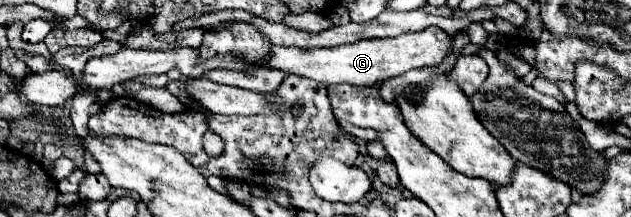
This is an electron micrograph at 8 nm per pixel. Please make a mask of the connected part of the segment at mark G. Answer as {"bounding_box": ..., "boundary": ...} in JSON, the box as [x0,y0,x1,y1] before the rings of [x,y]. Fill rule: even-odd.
{"bounding_box":[267,27,449,87],"boundary":[[[428,27],[423,31],[399,35],[399,37],[374,38],[369,41],[357,41],[351,45],[329,47],[329,49],[273,47],[273,55],[267,61],[267,67],[283,69],[293,75],[307,77],[325,85],[351,83],[359,87],[369,87],[375,85],[377,81],[403,75],[409,69],[439,65],[445,59],[447,47],[449,47],[449,35],[439,27]]]}

